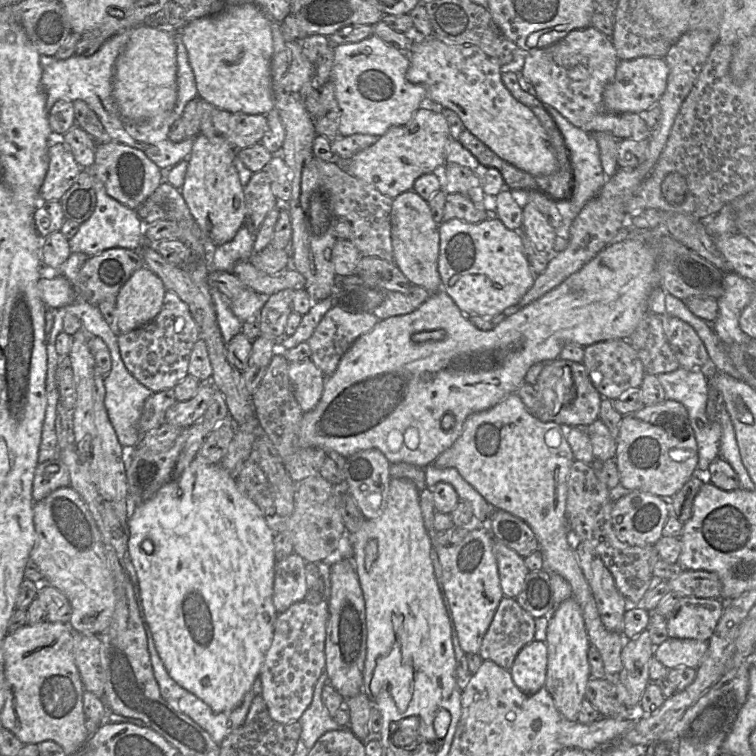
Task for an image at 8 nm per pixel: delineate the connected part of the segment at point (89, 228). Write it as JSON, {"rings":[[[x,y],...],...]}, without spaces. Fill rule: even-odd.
{"rings":[[[93,175],[96,206],[92,215],[79,225],[77,233],[69,240],[71,253],[81,252],[89,257],[110,248],[125,248],[138,251],[144,244],[144,224],[135,210],[110,197],[103,183]]]}

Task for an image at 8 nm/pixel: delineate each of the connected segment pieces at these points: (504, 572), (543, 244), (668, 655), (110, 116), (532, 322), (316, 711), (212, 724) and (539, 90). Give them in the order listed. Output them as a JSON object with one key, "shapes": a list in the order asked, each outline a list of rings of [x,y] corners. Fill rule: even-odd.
{"shapes":[[[[494,539],[493,553],[498,566],[500,586],[505,597],[516,598],[522,591],[529,569],[516,551]]],[[[527,203],[523,207],[522,230],[539,253],[549,257],[556,254],[553,250],[556,230],[532,203]]],[[[668,638],[654,649],[654,657],[668,669],[698,668],[709,648],[708,641]]],[[[157,13],[149,20],[149,23],[144,23],[149,25],[154,25],[159,29],[172,32],[177,46],[177,102],[169,114],[168,117],[157,117],[150,122],[131,122],[126,120],[120,114],[118,106],[113,97],[113,73],[114,65],[117,57],[121,53],[123,47],[128,42],[131,33],[134,28],[125,30],[118,33],[108,40],[106,40],[100,48],[90,56],[78,56],[72,55],[71,57],[64,60],[54,60],[49,65],[45,65],[42,71],[41,83],[46,93],[46,110],[49,112],[51,107],[58,100],[69,100],[71,102],[75,100],[84,101],[98,116],[101,121],[105,131],[110,136],[113,141],[120,142],[131,146],[133,148],[141,150],[151,161],[153,161],[160,169],[170,169],[170,167],[175,166],[184,159],[187,159],[191,153],[194,140],[193,138],[185,138],[180,142],[172,142],[168,138],[168,132],[173,123],[182,116],[186,104],[198,96],[197,86],[195,81],[195,75],[193,69],[189,63],[187,49],[181,38],[181,30],[177,30],[175,27],[167,24],[160,18],[160,13]]],[[[626,239],[611,243],[560,285],[527,306],[520,308],[515,314],[507,316],[494,329],[489,331],[482,331],[474,326],[470,322],[469,317],[461,312],[442,287],[439,291],[430,294],[428,299],[413,312],[379,320],[369,332],[360,336],[351,345],[348,351],[342,356],[335,372],[325,377],[323,394],[317,406],[313,410],[303,413],[298,433],[298,445],[300,447],[317,447],[326,452],[334,451],[345,458],[358,451],[375,448],[380,450],[391,464],[407,463],[420,468],[426,468],[433,464],[443,452],[454,445],[462,435],[464,423],[470,415],[489,410],[509,395],[516,393],[526,383],[525,376],[532,365],[536,363],[547,363],[559,358],[561,350],[566,345],[578,345],[584,348],[600,341],[613,339],[627,340],[636,329],[642,317],[648,312],[648,296],[650,292],[654,287],[659,285],[656,262],[657,251],[652,244],[646,244],[640,239]],[[433,330],[444,330],[445,337],[442,340],[429,340],[424,343],[414,343],[411,339],[415,333]],[[447,413],[452,415],[456,422],[452,429],[443,430],[441,420]]],[[[323,672],[315,685],[311,704],[298,720],[302,726],[300,740],[303,741],[308,750],[313,748],[324,733],[349,728],[337,724],[324,706],[322,690],[327,682],[327,674]]],[[[145,620],[145,624],[143,624],[143,627],[147,637],[147,646],[148,646],[148,652],[150,655],[153,674],[158,683],[161,696],[167,701],[167,703],[174,710],[180,711],[181,713],[189,716],[200,727],[202,727],[205,731],[207,731],[209,735],[212,737],[212,739],[217,744],[220,745],[226,736],[228,736],[234,730],[236,730],[241,725],[243,725],[253,698],[262,693],[262,683],[261,683],[260,677],[258,676],[255,679],[251,690],[245,695],[241,704],[239,704],[237,707],[230,710],[226,710],[223,712],[215,712],[204,701],[202,701],[200,698],[198,698],[196,695],[192,694],[188,690],[181,687],[176,681],[174,681],[170,677],[155,648],[154,641],[152,638],[152,633],[150,631],[150,628],[148,627],[146,620]]],[[[591,25],[569,32],[557,43],[524,54],[521,74],[536,91],[536,98],[556,109],[574,126],[587,133],[605,132],[622,140],[649,140],[649,129],[637,113],[610,113],[603,107],[603,93],[618,65],[611,38]]]]}

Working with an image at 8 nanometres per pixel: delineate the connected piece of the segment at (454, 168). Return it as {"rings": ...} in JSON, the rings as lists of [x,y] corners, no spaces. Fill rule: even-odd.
{"rings":[[[445,163],[437,175],[445,193],[459,193],[472,201],[477,209],[485,210],[481,173],[456,163]]]}

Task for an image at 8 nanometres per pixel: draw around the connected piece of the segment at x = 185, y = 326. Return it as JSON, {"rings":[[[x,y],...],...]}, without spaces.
{"rings":[[[168,290],[165,292],[162,309],[155,319],[133,331],[117,334],[125,367],[153,393],[173,389],[188,375],[190,354],[195,342],[200,338],[198,326],[188,305]]]}

